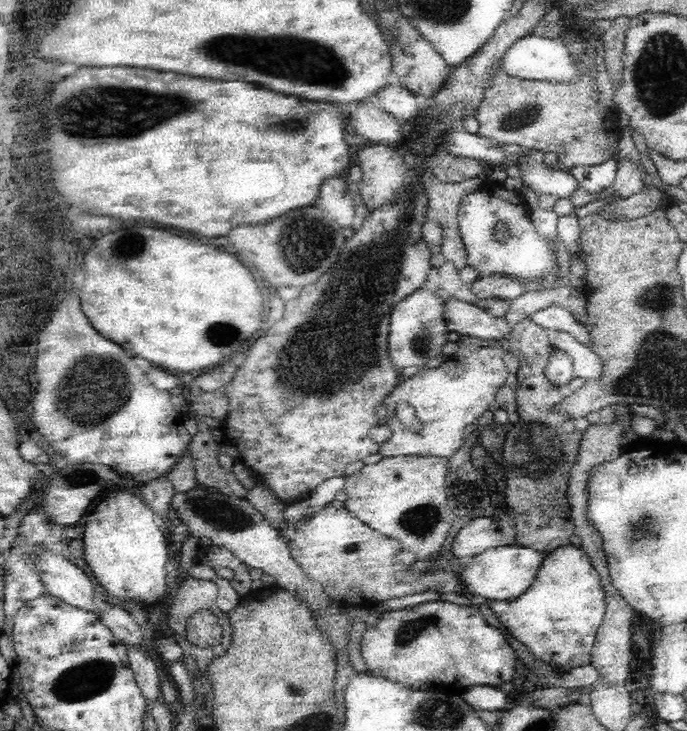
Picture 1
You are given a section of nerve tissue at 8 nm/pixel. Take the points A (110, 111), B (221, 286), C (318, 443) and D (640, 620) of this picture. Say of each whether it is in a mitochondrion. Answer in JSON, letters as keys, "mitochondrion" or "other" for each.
{"A":"mitochondrion","B":"other","C":"other","D":"other"}

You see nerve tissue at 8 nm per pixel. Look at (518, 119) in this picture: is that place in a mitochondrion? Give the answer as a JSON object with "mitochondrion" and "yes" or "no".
{"mitochondrion":"yes"}

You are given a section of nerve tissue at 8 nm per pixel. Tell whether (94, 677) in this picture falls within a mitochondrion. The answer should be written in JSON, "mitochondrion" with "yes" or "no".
{"mitochondrion":"yes"}

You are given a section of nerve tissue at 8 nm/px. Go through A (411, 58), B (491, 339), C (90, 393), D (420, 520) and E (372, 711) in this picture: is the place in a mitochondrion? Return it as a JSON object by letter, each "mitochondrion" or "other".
{"A":"other","B":"other","C":"mitochondrion","D":"mitochondrion","E":"other"}

